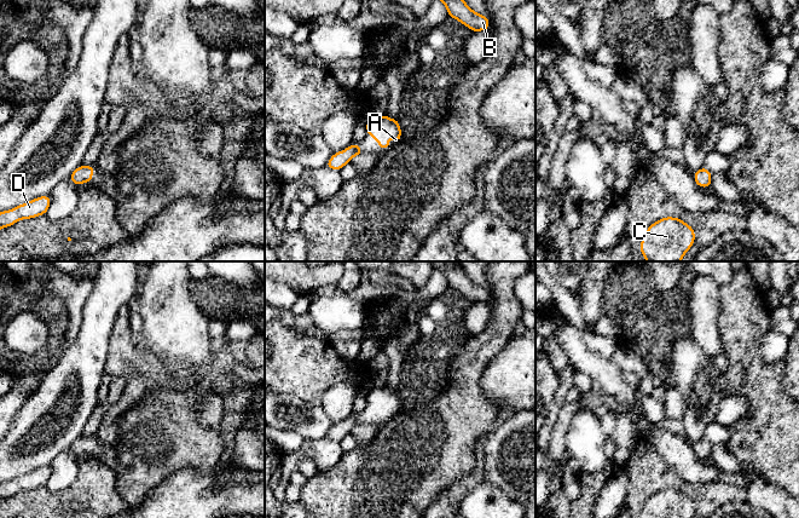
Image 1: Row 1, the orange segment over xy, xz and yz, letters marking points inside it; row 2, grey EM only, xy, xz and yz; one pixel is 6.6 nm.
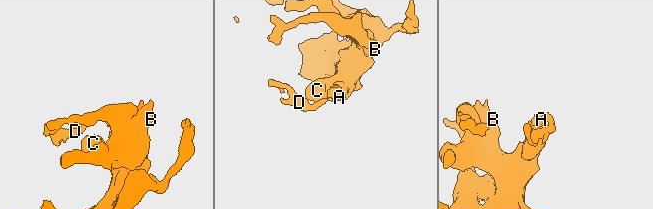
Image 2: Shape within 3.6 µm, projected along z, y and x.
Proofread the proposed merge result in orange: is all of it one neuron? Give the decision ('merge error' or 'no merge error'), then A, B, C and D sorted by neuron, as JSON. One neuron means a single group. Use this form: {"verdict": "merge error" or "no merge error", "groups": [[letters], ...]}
{"verdict": "no merge error", "groups": [["A", "B", "C", "D"]]}

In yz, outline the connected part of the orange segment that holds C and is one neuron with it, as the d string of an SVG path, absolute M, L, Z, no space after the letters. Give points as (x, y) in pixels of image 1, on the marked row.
M665 217L647 229L639 249L647 261L681 261L694 242L695 231L690 225Z

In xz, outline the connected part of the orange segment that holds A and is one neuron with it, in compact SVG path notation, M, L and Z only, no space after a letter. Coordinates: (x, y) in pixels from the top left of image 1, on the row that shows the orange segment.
M386 115L375 116L365 125L365 128L371 138L378 140L380 149L390 148L388 144L390 131L394 144L401 140L401 128L396 119L389 119Z

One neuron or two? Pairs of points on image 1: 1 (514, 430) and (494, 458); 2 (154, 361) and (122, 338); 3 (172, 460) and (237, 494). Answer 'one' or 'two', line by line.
1: one
2: one
3: two

